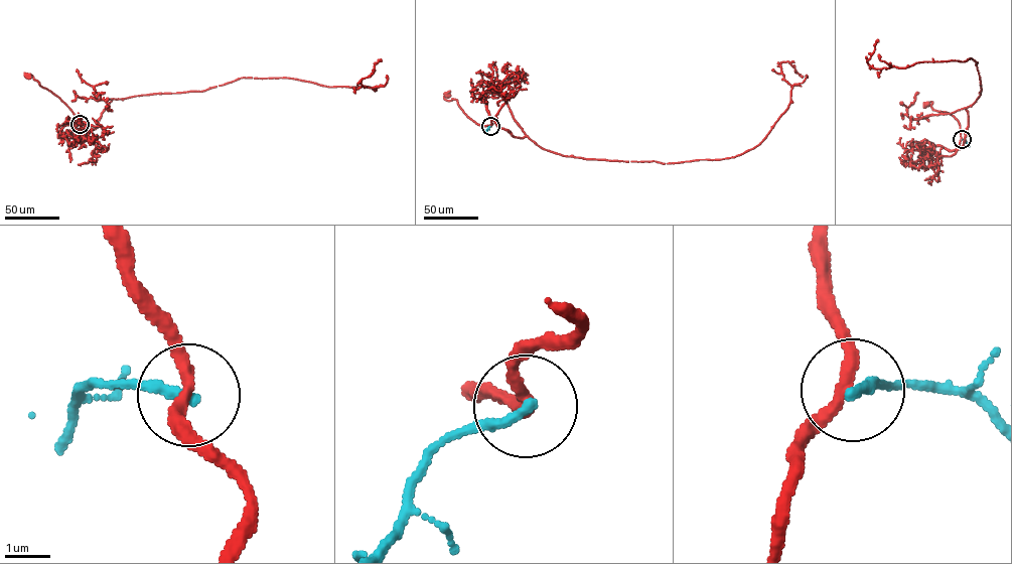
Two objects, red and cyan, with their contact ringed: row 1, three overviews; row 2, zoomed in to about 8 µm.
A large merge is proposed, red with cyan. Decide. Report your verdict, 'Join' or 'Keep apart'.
Keep apart

